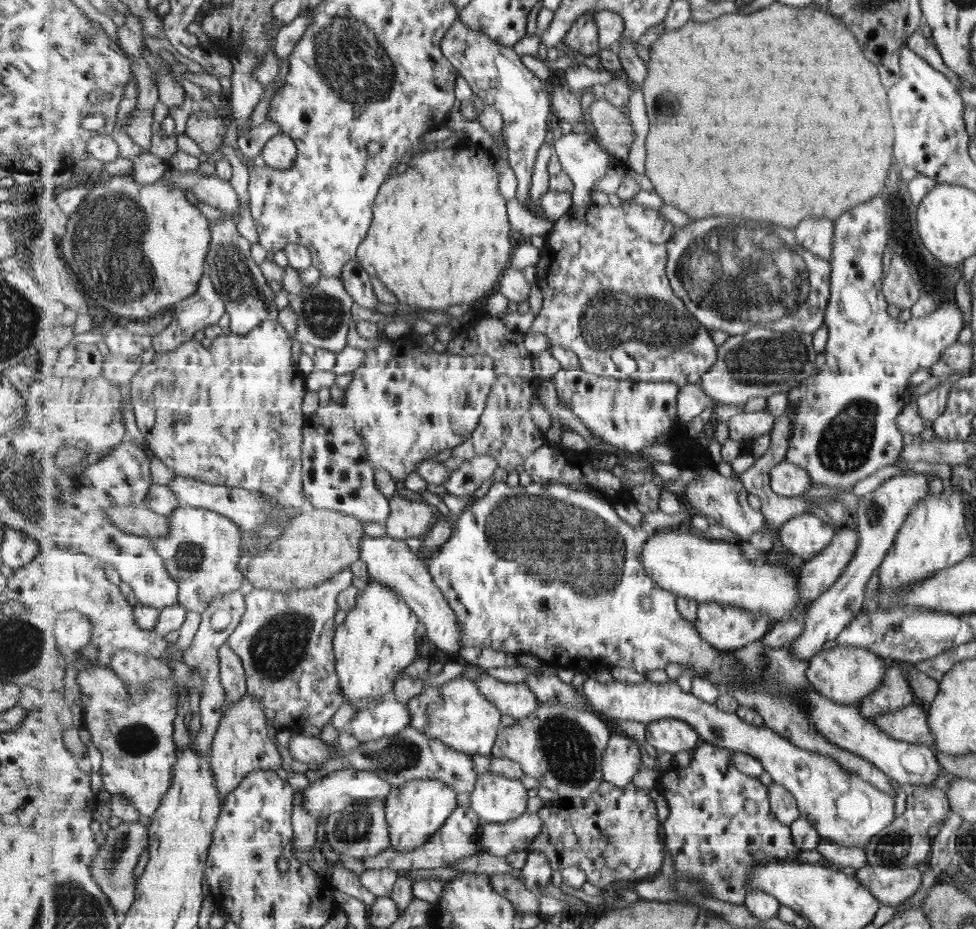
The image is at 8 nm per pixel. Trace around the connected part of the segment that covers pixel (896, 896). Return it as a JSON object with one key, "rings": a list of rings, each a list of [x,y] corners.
{"rings":[[[867,864],[856,869],[855,876],[888,910],[913,897],[922,883],[916,867],[887,868]]]}

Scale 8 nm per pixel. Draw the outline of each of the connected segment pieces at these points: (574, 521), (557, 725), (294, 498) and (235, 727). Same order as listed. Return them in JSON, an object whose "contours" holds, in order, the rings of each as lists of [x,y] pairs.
{"contours":[[[[503,481],[494,482],[489,490],[480,499],[472,502],[471,506],[460,514],[455,522],[453,536],[442,545],[441,550],[433,557],[427,559],[429,572],[433,575],[434,581],[439,585],[443,594],[450,602],[451,608],[458,614],[458,621],[464,630],[462,643],[464,646],[474,646],[479,649],[491,649],[514,655],[527,654],[527,652],[542,659],[549,666],[556,668],[568,668],[575,672],[589,674],[592,670],[610,670],[613,666],[621,668],[633,668],[636,672],[645,673],[657,668],[665,668],[671,662],[679,665],[687,664],[690,669],[696,672],[696,676],[702,677],[705,673],[707,680],[717,685],[721,692],[728,692],[731,687],[752,687],[754,682],[750,678],[742,676],[742,670],[738,668],[738,658],[730,651],[721,651],[715,648],[707,639],[704,639],[694,623],[689,622],[678,607],[678,597],[670,590],[659,586],[654,578],[646,573],[642,561],[643,548],[647,539],[655,535],[653,528],[635,527],[621,520],[615,512],[612,503],[601,500],[591,493],[578,491],[574,485],[559,482],[531,483],[529,486],[507,486]]],[[[542,702],[542,705],[527,718],[515,720],[511,726],[500,730],[492,755],[506,757],[523,768],[525,775],[539,781],[546,789],[563,796],[563,798],[591,798],[593,793],[603,784],[603,755],[606,754],[611,726],[609,721],[589,710],[576,709],[567,705]]],[[[276,320],[261,322],[259,326],[248,335],[236,335],[230,331],[213,340],[209,348],[205,348],[201,342],[189,341],[179,346],[173,352],[156,355],[150,363],[140,368],[139,372],[132,378],[130,384],[132,394],[132,404],[136,416],[136,423],[145,438],[145,443],[150,450],[159,458],[169,469],[172,469],[177,476],[199,479],[209,484],[222,484],[233,488],[244,488],[251,492],[265,494],[274,506],[270,514],[270,521],[266,522],[260,529],[253,532],[244,531],[243,535],[243,555],[249,558],[265,555],[269,551],[270,544],[277,542],[282,534],[286,533],[285,528],[290,526],[288,510],[301,514],[309,507],[309,499],[304,492],[303,482],[303,443],[304,427],[306,426],[306,416],[303,412],[303,398],[305,398],[304,374],[294,364],[294,354],[291,336],[283,323]]],[[[251,693],[244,694],[244,699],[233,703],[222,715],[218,731],[214,736],[214,746],[210,760],[217,780],[217,790],[221,796],[221,810],[227,796],[254,771],[263,770],[268,765],[281,761],[281,754],[267,730],[268,720],[263,703]]]]}

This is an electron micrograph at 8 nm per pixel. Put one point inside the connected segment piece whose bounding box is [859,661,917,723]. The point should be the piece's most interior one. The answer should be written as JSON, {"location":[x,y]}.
{"location":[896,692]}

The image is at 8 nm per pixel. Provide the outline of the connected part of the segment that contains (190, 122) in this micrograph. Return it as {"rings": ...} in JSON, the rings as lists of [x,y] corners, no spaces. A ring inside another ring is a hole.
{"rings":[[[200,110],[193,112],[187,120],[185,133],[205,152],[211,154],[225,138],[225,120],[207,115]]]}

